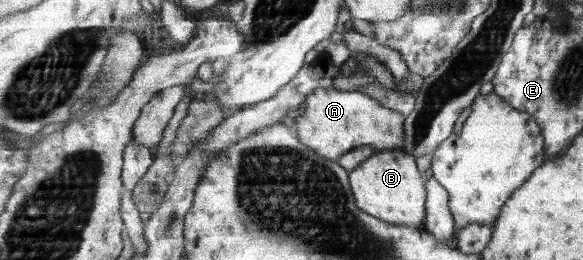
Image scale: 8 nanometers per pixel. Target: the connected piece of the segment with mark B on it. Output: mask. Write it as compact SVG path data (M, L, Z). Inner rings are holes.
M400 149L376 152L350 174L358 208L395 225L422 228L422 224L425 224L428 192L422 172L416 166L415 156Z

